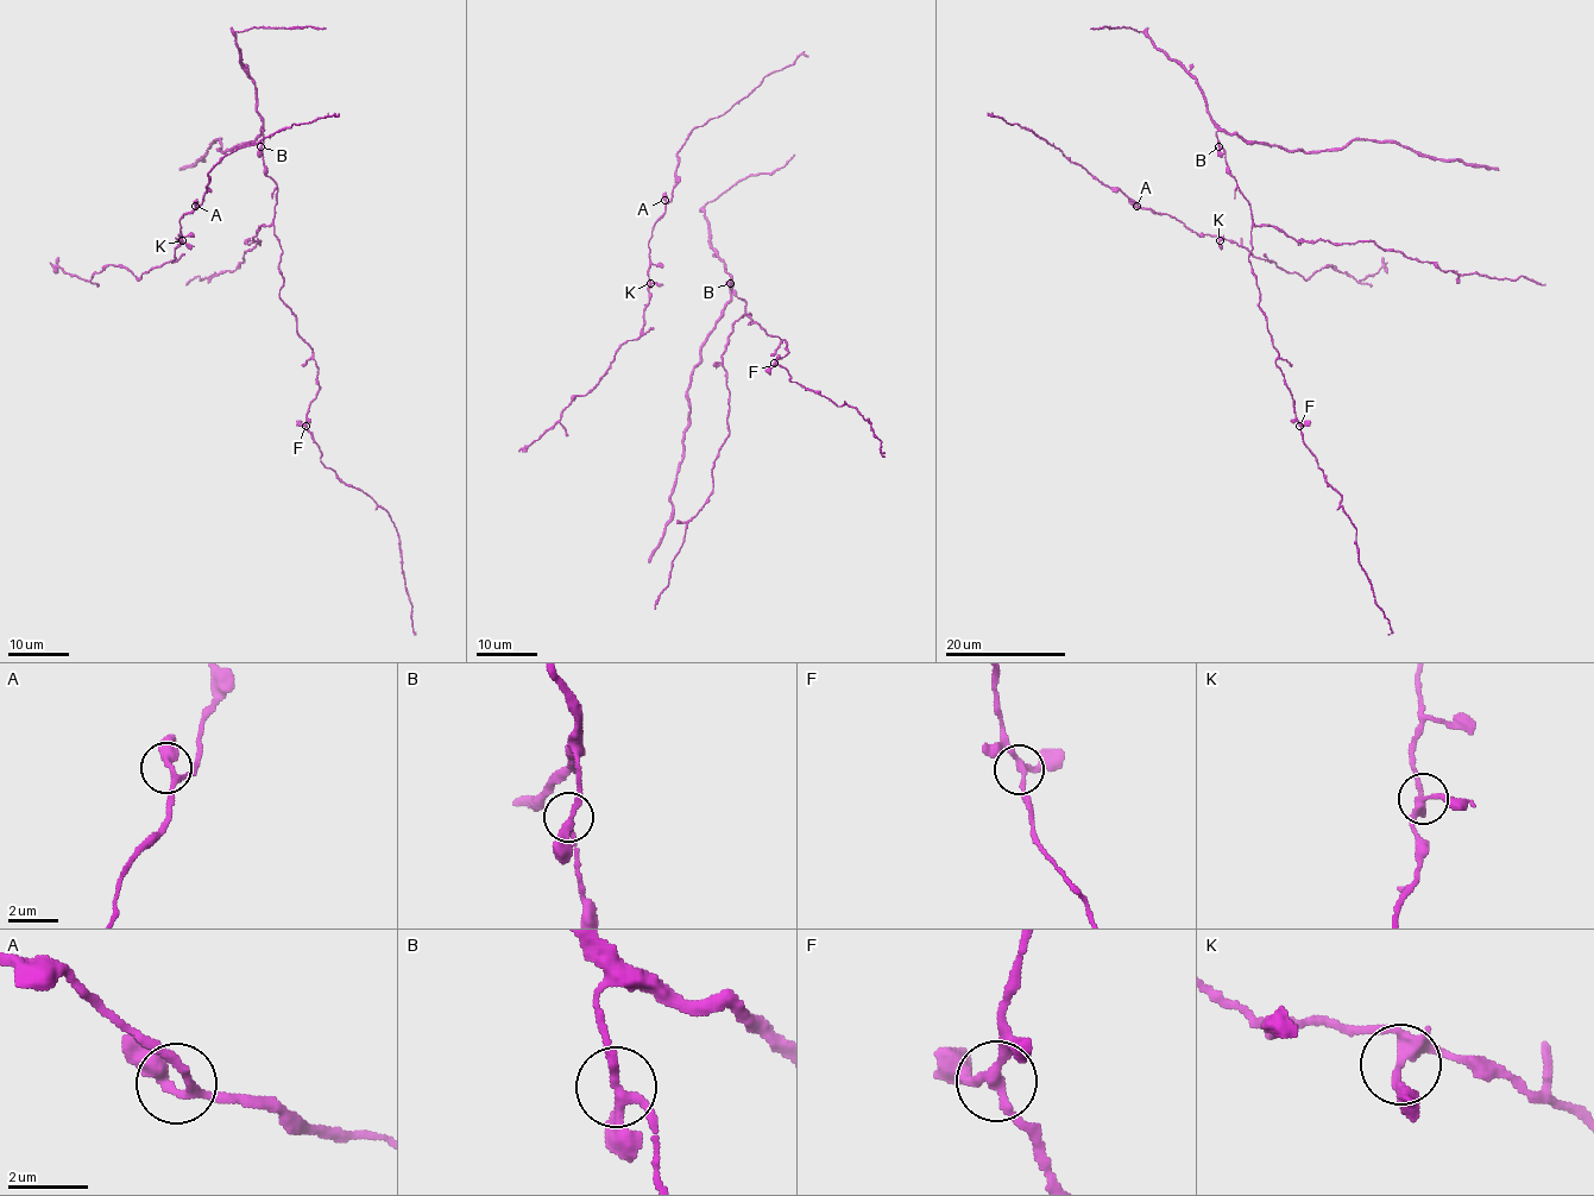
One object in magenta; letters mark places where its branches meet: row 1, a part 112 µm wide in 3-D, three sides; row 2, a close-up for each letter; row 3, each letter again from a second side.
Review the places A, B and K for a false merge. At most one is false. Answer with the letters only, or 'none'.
none

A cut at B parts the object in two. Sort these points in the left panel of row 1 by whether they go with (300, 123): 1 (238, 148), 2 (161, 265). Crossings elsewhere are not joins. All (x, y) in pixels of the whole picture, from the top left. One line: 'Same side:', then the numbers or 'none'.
Same side: 1, 2

